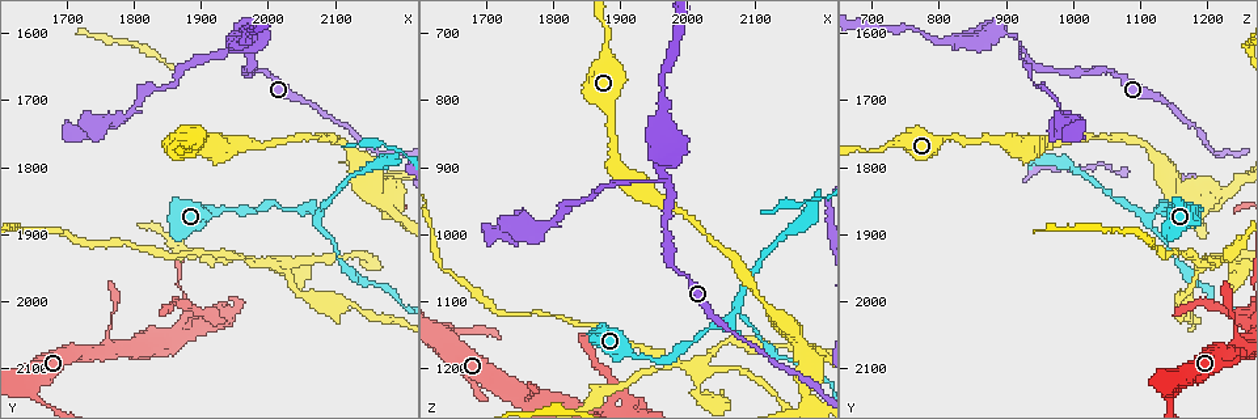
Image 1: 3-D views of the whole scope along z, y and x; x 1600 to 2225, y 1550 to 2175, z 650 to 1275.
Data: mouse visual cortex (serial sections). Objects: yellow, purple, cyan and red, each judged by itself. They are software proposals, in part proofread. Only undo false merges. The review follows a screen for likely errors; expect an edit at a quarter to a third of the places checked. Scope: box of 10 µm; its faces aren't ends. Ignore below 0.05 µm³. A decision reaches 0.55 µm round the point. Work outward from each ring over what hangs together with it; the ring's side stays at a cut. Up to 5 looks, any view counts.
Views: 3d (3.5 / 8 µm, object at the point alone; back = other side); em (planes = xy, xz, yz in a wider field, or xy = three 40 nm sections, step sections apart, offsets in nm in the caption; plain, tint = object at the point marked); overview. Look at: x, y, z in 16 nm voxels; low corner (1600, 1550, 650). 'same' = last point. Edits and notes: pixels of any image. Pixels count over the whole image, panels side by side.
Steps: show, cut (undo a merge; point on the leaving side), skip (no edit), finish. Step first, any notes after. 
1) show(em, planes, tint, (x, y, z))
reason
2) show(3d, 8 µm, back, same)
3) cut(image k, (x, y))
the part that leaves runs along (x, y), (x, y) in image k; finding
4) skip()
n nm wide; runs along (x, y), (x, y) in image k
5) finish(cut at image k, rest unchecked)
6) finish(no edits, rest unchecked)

show(3d, 3.5 µm, (2070, 1875, 1115))
arms part here

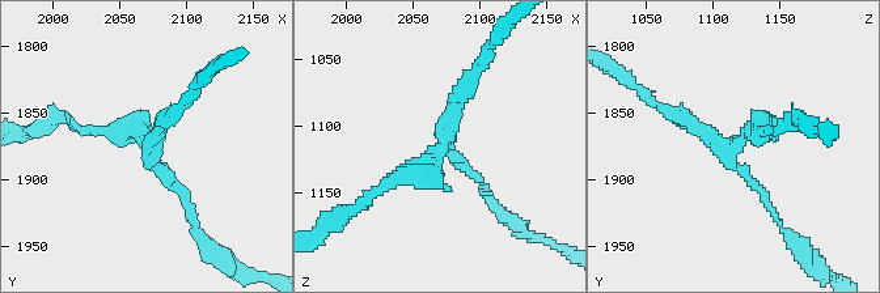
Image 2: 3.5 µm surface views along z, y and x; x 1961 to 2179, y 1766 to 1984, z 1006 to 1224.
show(em, xy, step 3, tint, (2074, 1876, 1112))
need the tissue

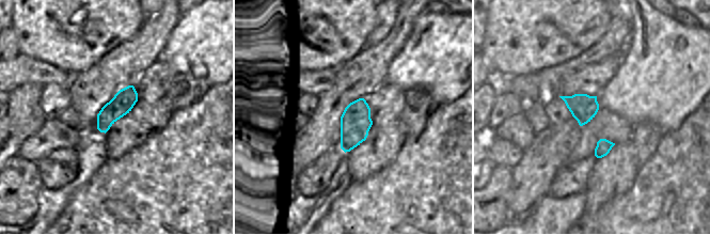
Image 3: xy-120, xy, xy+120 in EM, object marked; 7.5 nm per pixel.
skip()
runs along (375, 191), (439, 151), (472, 77) in image 2; all the same cell

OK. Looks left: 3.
show(3d, 8 µm, back, (1970, 1630, 925))
three-way junction

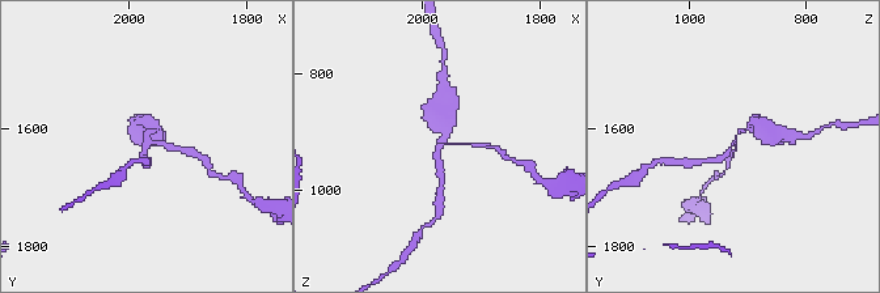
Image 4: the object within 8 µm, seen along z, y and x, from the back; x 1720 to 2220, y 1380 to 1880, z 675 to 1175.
show(3d, 3.5 µm, same)
zoom in

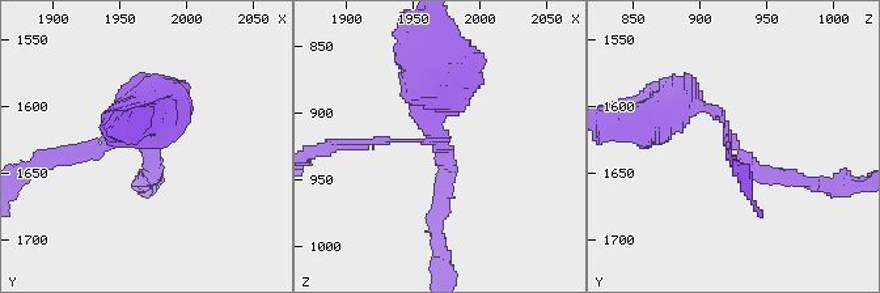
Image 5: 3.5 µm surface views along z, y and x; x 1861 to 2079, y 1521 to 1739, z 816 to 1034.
skip()
runs along (806, 182), (754, 169), (714, 109), (675, 105) in image 5; all the same cell

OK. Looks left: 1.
finish(no edits, rest unchecked)

